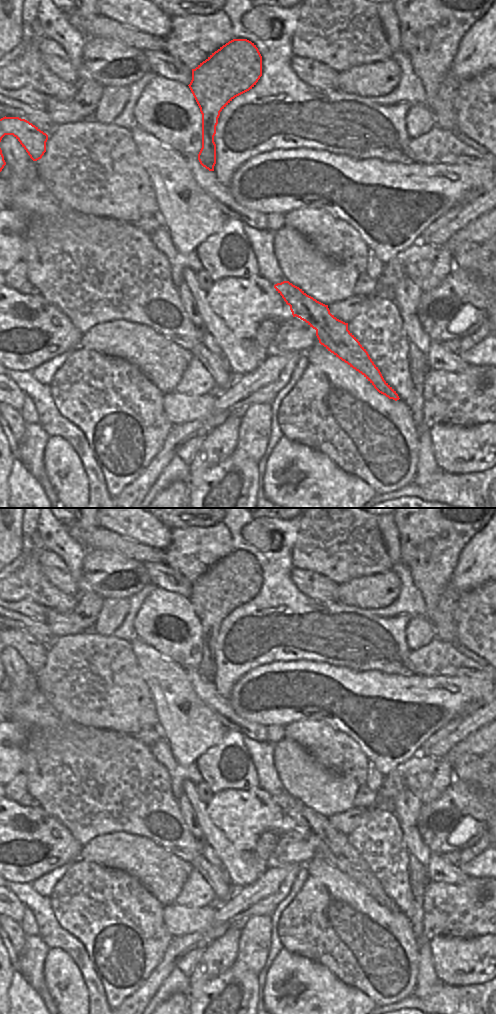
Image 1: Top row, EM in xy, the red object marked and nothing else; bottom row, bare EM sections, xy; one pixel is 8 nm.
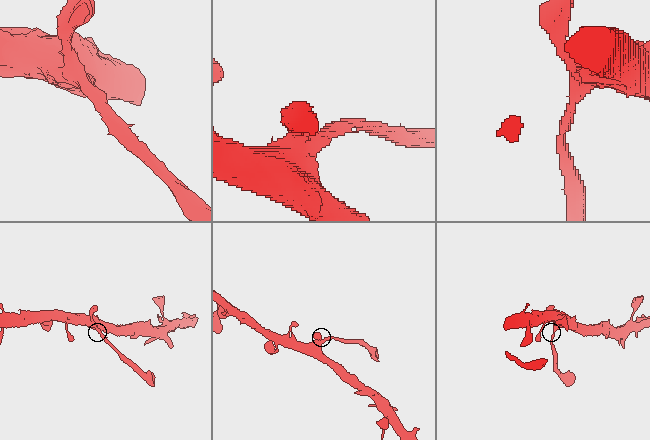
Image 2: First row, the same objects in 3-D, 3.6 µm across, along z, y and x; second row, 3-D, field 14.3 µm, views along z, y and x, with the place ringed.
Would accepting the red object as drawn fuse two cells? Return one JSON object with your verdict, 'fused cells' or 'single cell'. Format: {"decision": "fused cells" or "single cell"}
{"decision": "fused cells"}

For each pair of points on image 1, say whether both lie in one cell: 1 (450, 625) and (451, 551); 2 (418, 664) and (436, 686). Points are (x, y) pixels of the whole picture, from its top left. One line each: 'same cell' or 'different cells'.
1: same cell
2: different cells

